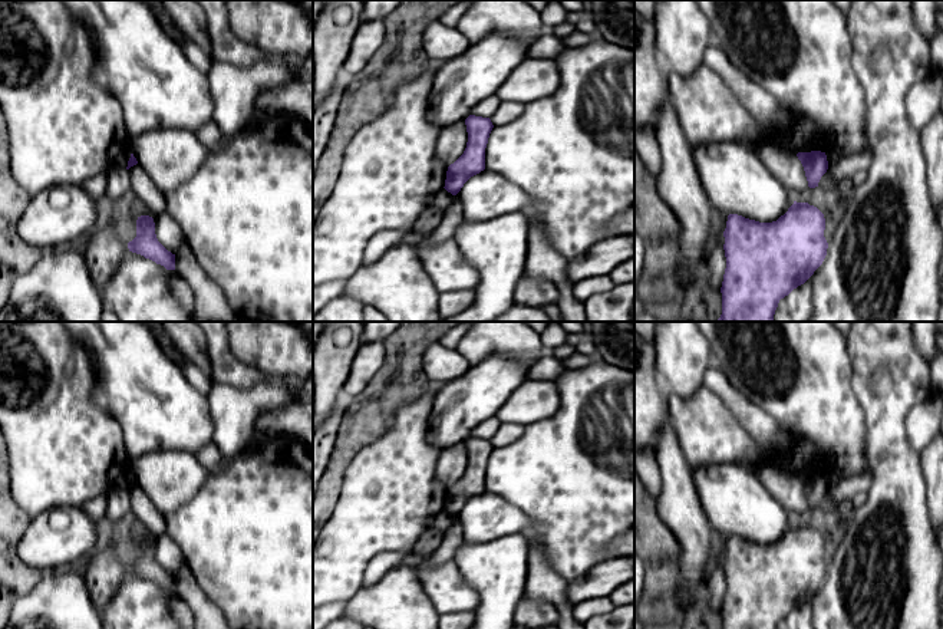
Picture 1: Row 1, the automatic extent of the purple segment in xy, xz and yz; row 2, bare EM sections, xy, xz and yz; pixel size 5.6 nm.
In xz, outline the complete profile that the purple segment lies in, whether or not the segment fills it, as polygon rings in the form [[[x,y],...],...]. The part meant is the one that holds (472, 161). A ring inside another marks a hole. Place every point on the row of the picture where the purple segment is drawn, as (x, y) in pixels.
[[[469,115],[465,119],[468,142],[464,154],[448,167],[445,190],[456,195],[464,184],[485,169],[485,148],[494,128],[489,118]]]

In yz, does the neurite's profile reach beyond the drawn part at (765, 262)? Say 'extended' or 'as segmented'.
as segmented

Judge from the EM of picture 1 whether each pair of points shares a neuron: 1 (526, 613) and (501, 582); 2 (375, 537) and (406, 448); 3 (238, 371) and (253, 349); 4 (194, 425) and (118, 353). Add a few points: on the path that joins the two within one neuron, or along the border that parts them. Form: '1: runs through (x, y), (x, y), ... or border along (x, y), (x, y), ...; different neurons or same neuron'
1: border along (523, 596), (513, 613); different neurons
2: runs through (375, 516), (385, 504), (398, 470); same neuron
3: border along (227, 336), (230, 349), (241, 361), (276, 375); different neurons
4: runs through (175, 411), (137, 372); same neuron

